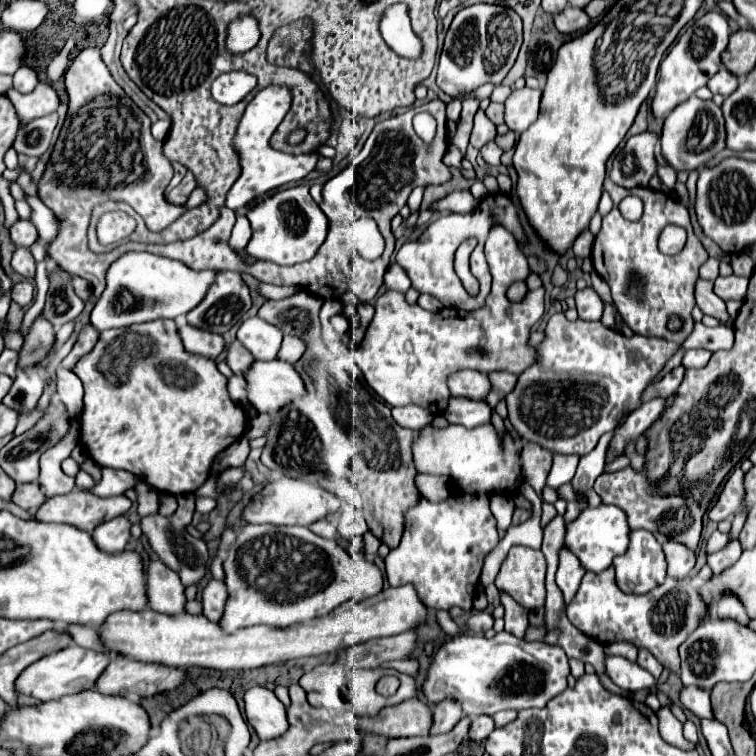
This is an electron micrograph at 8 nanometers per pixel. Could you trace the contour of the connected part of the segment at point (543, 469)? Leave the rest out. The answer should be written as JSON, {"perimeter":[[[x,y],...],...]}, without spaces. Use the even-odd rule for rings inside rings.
{"perimeter":[[[525,442],[523,452],[521,452],[523,472],[527,474],[527,482],[535,488],[537,494],[541,494],[541,490],[545,486],[545,478],[549,474],[551,460],[553,460],[553,452],[545,452],[545,448]]]}

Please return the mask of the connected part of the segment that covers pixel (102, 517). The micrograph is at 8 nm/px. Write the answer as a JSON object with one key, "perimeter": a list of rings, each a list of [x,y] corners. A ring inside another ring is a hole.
{"perimeter":[[[73,490],[63,496],[51,496],[33,514],[37,522],[63,522],[93,532],[99,524],[125,514],[131,508],[127,496],[101,498],[85,490]]]}

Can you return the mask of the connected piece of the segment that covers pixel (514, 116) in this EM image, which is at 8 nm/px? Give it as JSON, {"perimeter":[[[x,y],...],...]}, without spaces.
{"perimeter":[[[531,88],[513,90],[513,94],[505,102],[505,124],[513,132],[519,132],[519,134],[525,128],[529,128],[539,116],[541,96],[543,96],[543,90],[539,88],[537,90],[531,90]]]}

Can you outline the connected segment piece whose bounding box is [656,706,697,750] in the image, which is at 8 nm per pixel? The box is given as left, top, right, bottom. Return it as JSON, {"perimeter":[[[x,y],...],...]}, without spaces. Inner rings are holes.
{"perimeter":[[[667,706],[660,708],[656,715],[659,732],[665,742],[669,742],[669,744],[673,744],[673,746],[677,746],[681,750],[695,750],[697,748],[697,744],[683,738],[683,724],[673,716],[673,712]]]}

